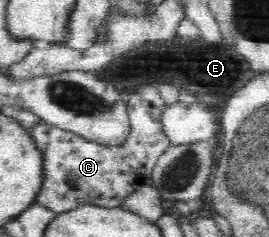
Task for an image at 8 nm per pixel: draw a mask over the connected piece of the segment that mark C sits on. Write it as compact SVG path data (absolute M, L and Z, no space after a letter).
M156 85L138 87L127 102L131 133L120 147L86 141L48 122L30 128L30 135L44 158L44 183L37 195L37 203L54 214L81 206L120 207L134 190L150 181L158 158L170 146L161 122L165 106Z

